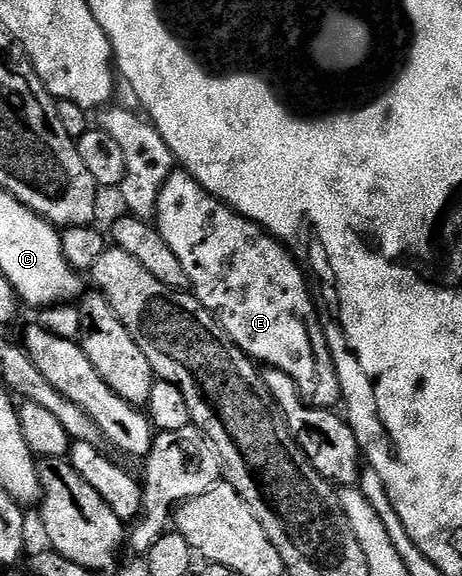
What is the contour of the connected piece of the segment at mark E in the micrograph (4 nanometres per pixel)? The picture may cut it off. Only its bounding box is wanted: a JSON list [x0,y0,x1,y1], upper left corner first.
[153,169,340,409]

